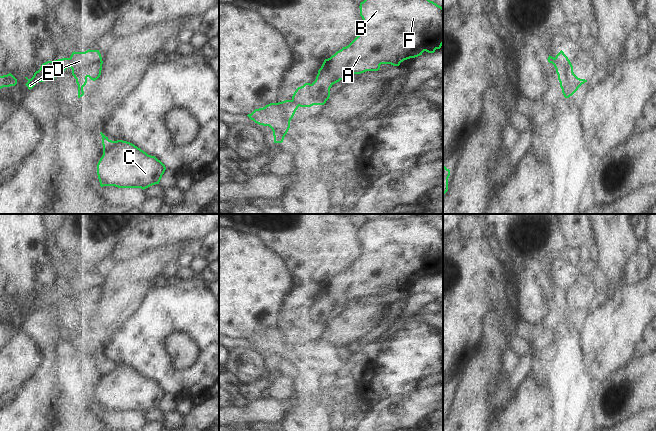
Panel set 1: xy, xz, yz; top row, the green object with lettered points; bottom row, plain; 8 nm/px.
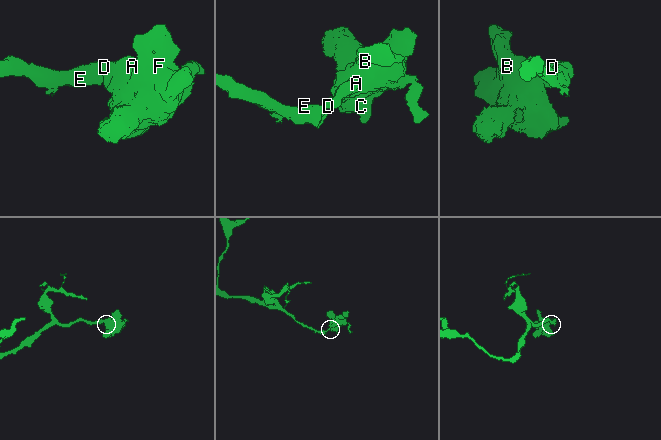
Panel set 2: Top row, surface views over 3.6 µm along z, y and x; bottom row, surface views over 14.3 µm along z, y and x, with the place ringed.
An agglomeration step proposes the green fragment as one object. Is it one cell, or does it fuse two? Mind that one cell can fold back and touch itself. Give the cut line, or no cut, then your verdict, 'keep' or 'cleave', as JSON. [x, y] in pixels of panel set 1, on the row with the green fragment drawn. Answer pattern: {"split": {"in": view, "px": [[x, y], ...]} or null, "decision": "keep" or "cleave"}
{"split": {"in": "xy", "px": [[68, 58], [70, 66]]}, "decision": "cleave"}

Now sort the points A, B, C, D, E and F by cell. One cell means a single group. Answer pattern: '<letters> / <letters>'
A B C D F / E

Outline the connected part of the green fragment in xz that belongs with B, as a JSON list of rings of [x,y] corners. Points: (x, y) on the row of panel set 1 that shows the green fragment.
[[[364,0],[360,3],[360,16],[363,19],[363,31],[346,47],[325,59],[318,70],[315,81],[298,87],[292,96],[292,101],[300,107],[324,105],[330,97],[330,88],[340,80],[353,74],[366,71],[378,71],[381,64],[399,66],[404,60],[415,58],[424,51],[434,53],[443,45],[443,8],[430,0]]]

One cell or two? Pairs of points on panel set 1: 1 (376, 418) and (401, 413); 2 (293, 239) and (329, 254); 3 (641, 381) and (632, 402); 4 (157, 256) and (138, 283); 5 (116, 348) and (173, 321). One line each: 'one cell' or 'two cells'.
1: one cell
2: one cell
3: one cell
4: one cell
5: one cell

